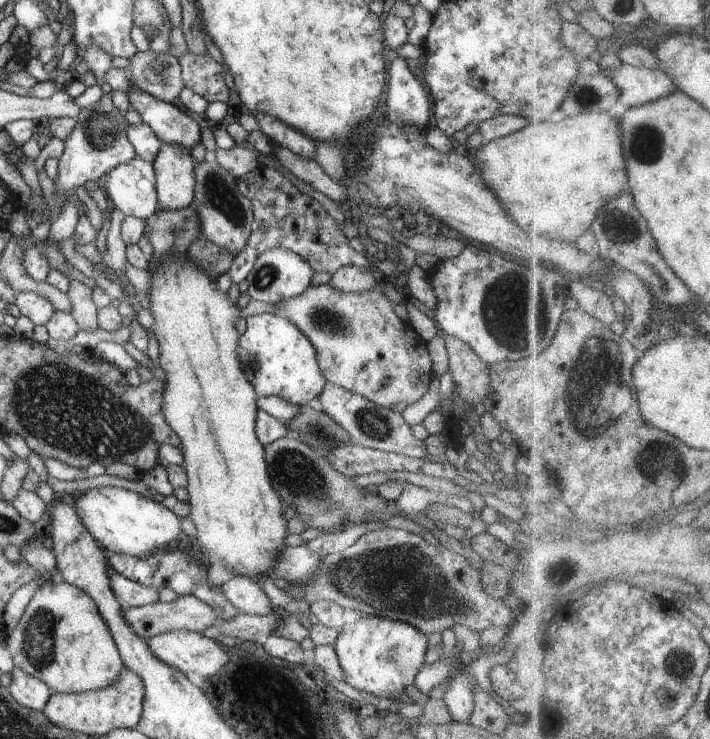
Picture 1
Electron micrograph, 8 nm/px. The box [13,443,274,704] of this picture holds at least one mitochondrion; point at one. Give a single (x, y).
(39, 644)

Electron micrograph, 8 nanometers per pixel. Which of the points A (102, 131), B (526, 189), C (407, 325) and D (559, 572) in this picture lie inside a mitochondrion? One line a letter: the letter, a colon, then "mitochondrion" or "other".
A: mitochondrion
B: other
C: other
D: mitochondrion

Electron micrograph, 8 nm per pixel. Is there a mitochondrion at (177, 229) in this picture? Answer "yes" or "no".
yes

